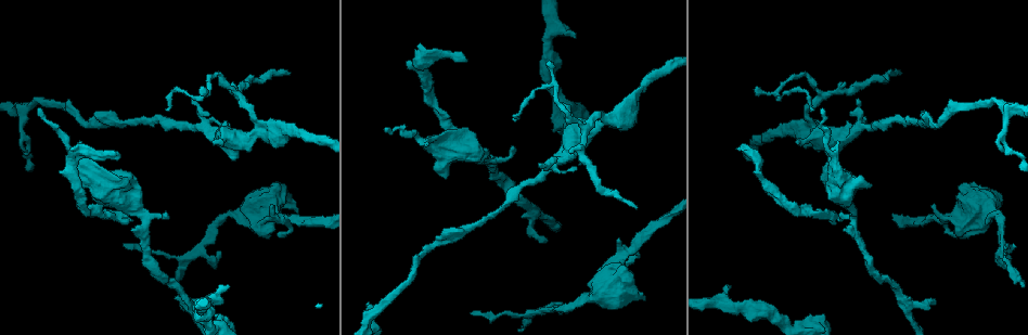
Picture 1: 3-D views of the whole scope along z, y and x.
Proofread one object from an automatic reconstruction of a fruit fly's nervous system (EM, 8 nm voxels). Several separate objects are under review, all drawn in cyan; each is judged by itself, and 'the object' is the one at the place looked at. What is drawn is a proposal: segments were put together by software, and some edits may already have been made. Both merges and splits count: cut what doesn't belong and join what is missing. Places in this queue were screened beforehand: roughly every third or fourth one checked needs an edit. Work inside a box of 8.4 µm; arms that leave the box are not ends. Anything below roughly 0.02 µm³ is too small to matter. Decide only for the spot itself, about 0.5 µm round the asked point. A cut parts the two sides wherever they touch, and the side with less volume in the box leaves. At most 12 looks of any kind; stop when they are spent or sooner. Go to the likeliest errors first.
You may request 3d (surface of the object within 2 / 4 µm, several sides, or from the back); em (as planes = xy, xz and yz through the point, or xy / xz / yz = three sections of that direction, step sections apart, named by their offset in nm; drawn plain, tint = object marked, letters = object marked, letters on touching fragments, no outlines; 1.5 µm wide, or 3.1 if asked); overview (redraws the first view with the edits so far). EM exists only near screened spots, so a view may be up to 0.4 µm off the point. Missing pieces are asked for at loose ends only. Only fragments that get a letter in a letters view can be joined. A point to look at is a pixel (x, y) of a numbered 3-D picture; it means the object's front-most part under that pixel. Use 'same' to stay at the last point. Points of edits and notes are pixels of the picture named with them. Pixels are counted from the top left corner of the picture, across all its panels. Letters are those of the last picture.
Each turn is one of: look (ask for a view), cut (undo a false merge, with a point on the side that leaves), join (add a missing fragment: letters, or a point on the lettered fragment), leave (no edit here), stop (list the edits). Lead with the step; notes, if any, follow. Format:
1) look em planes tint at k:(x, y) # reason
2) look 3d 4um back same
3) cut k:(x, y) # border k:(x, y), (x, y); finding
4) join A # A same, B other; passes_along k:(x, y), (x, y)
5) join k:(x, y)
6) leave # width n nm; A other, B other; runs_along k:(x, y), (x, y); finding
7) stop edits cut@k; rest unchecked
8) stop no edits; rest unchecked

look 3d 2um at 1:(465, 61) # free end

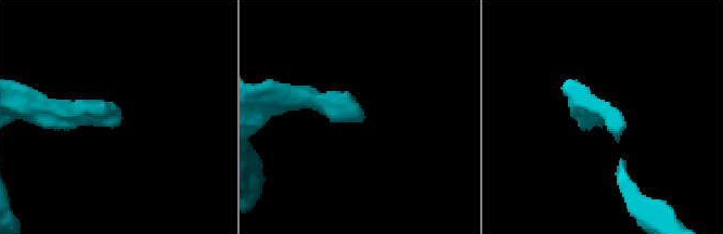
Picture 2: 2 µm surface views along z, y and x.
look em planes letters at 2:(354, 115) # now the EM

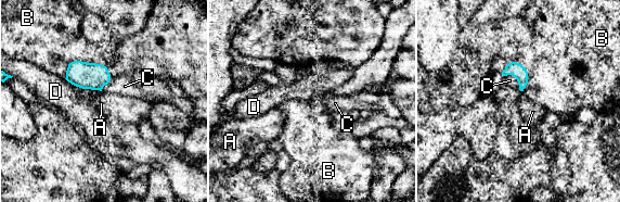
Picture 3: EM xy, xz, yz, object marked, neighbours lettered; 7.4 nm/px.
leave # A other, B other, C other, D other; border 3:(504, 75), (512, 75), (519, 88); no lettered fragment goes on from it

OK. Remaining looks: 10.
look 3d 2um at 1:(637, 206) # thin end

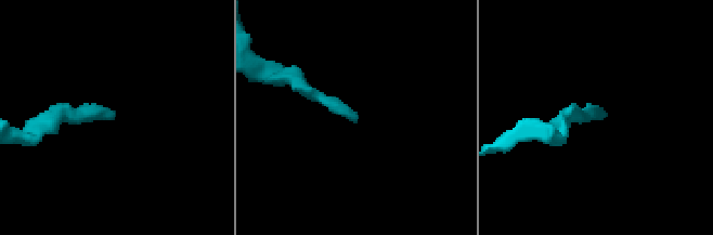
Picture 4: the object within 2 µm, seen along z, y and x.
look em planes letters at 4:(114, 117)

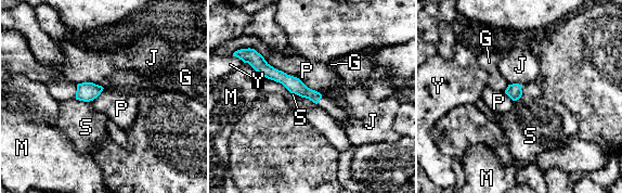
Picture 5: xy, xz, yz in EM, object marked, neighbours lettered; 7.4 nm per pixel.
leave # G other, J other, M other, P other, S other, Y other; border 5:(259, 52), (271, 65), (322, 94); none of them fits

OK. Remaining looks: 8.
look 3d 4um at 1:(274, 231) # thick end

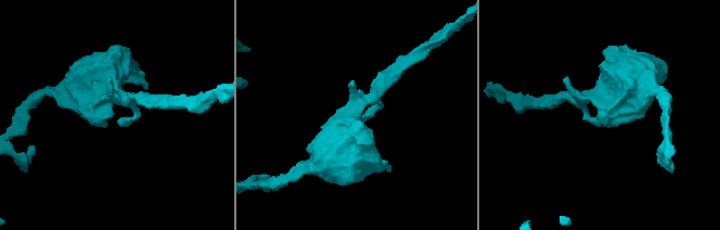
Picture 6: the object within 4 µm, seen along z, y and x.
look em planes letters at 6:(597, 119) # shape alone is not enough

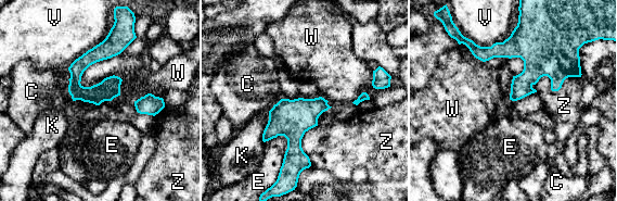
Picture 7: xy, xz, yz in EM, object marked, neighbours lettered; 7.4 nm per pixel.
leave # C other, E other, K other, V other, W other, Z other; runs_along 7:(110, 37), (76, 72), (75, 97); no lettered fragment goes on from it

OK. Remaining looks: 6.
look em xz step 8 tint at 1:(228, 285) # an open end

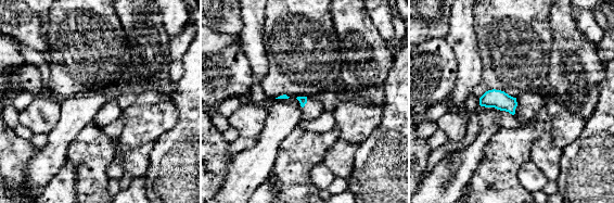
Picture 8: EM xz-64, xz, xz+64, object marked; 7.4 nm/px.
look em xy step 4 letters same

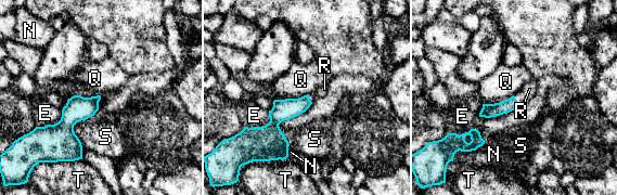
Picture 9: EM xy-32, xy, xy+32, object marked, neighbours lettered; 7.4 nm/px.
join R # E other, N other, Q other, R same, S other, T other; passes_along 9:(488, 111), (516, 100), (526, 92); the neuron continues

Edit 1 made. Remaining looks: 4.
look em yz step 8 letters at 1:(512, 119) # branch stops here

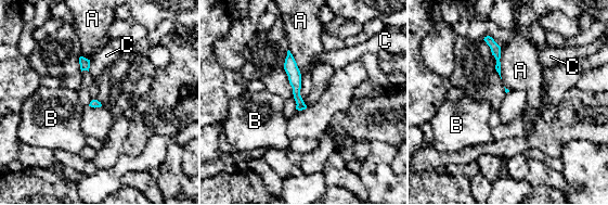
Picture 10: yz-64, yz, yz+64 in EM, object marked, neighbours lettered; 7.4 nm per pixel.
leave # width 60 nm; A other, B other, C other; border 10:(300, 75), (300, 95), (302, 98); none of them fits

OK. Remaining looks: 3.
stop edits join@9; rest unchecked

